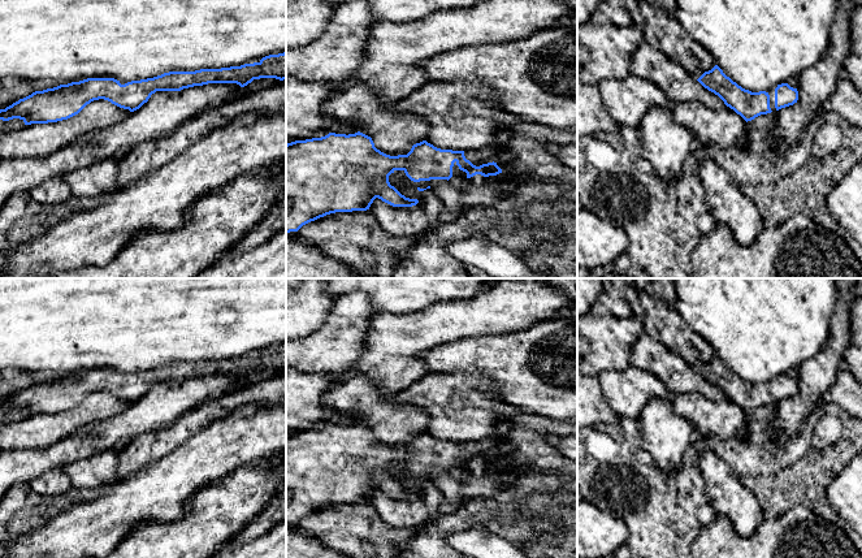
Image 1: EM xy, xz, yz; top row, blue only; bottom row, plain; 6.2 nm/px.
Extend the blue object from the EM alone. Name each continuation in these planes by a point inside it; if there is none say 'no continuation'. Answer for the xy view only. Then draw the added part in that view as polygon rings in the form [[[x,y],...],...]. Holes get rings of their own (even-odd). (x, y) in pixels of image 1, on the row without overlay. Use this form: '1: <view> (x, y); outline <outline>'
no continuation

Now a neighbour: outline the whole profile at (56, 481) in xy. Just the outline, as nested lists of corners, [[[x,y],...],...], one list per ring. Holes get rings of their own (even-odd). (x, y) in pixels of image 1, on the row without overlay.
[[[64,468],[49,470],[30,481],[31,490],[44,496],[60,496],[69,493],[72,481]]]

